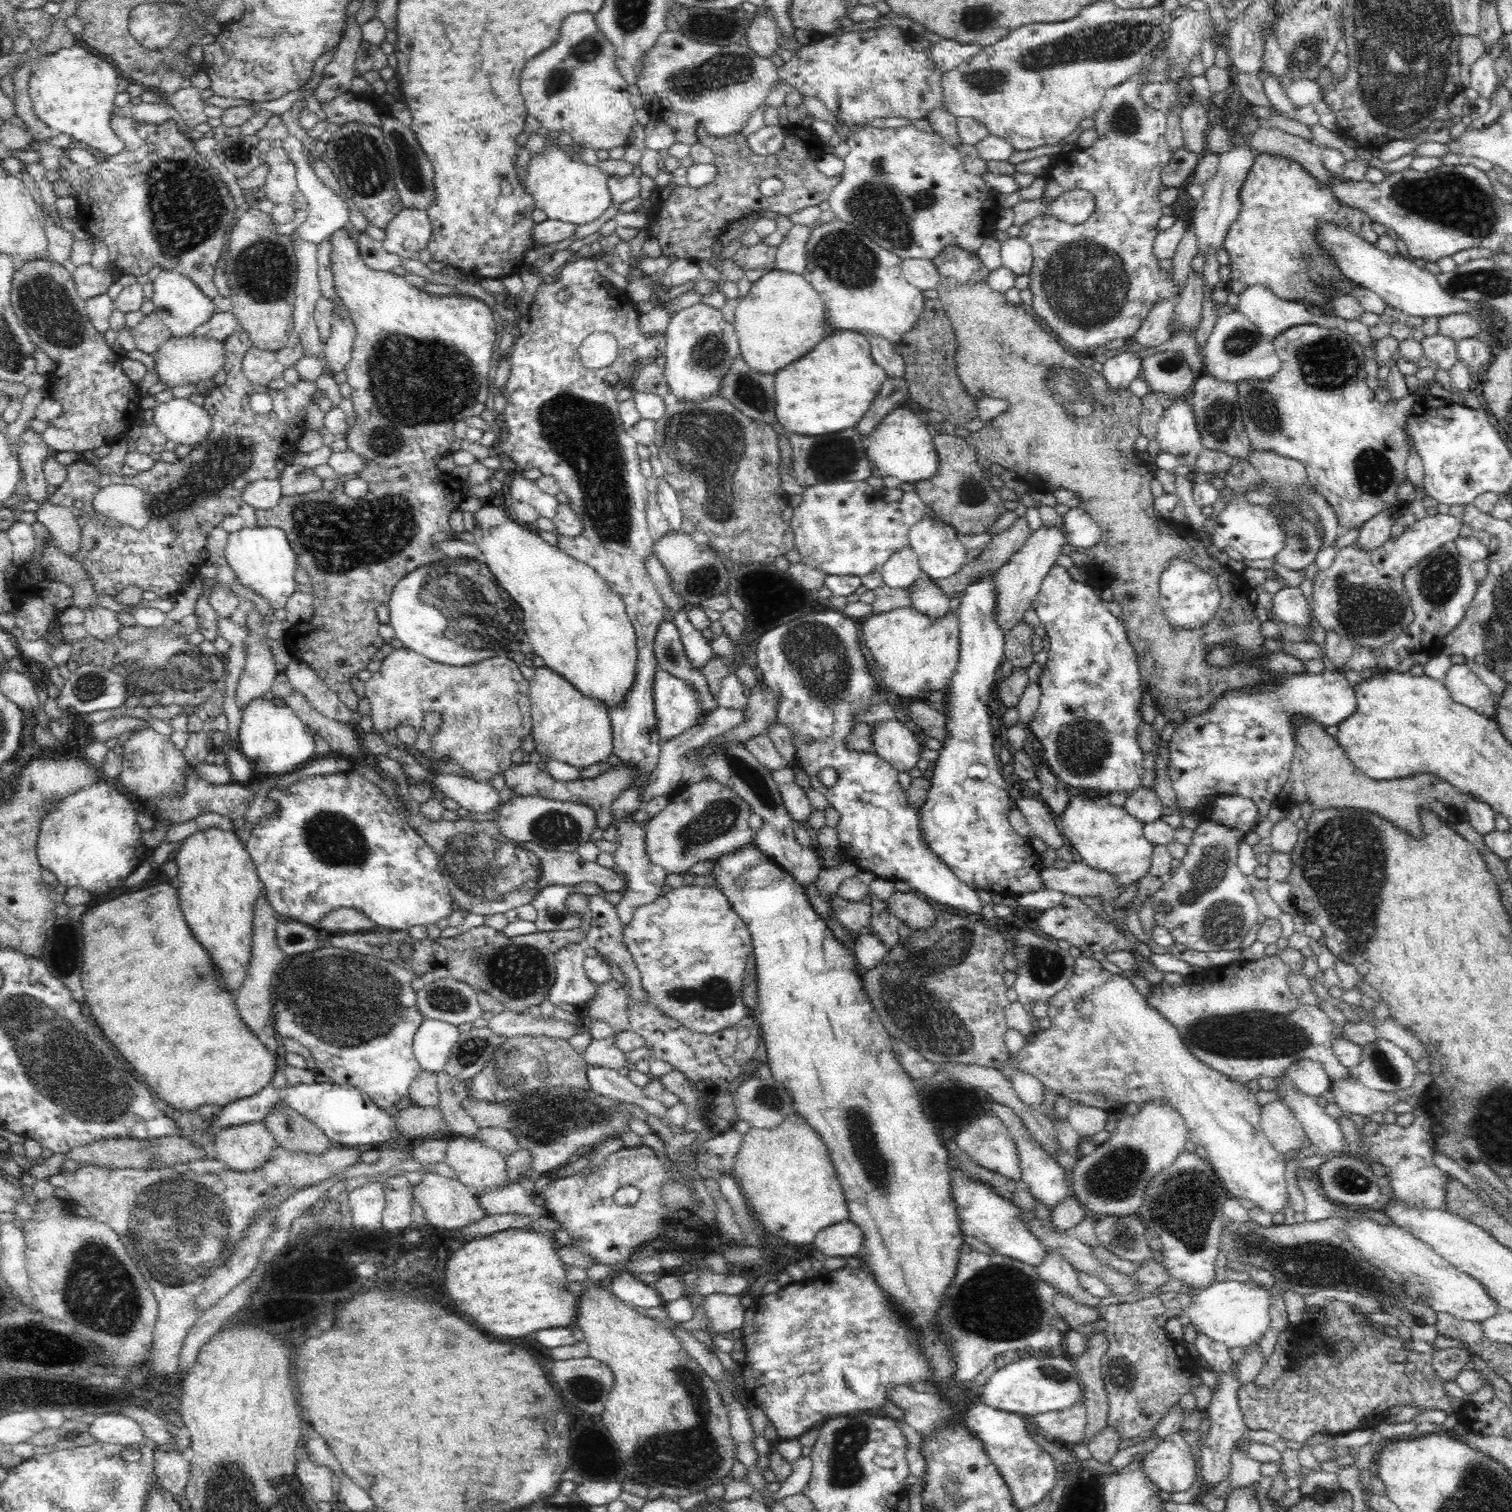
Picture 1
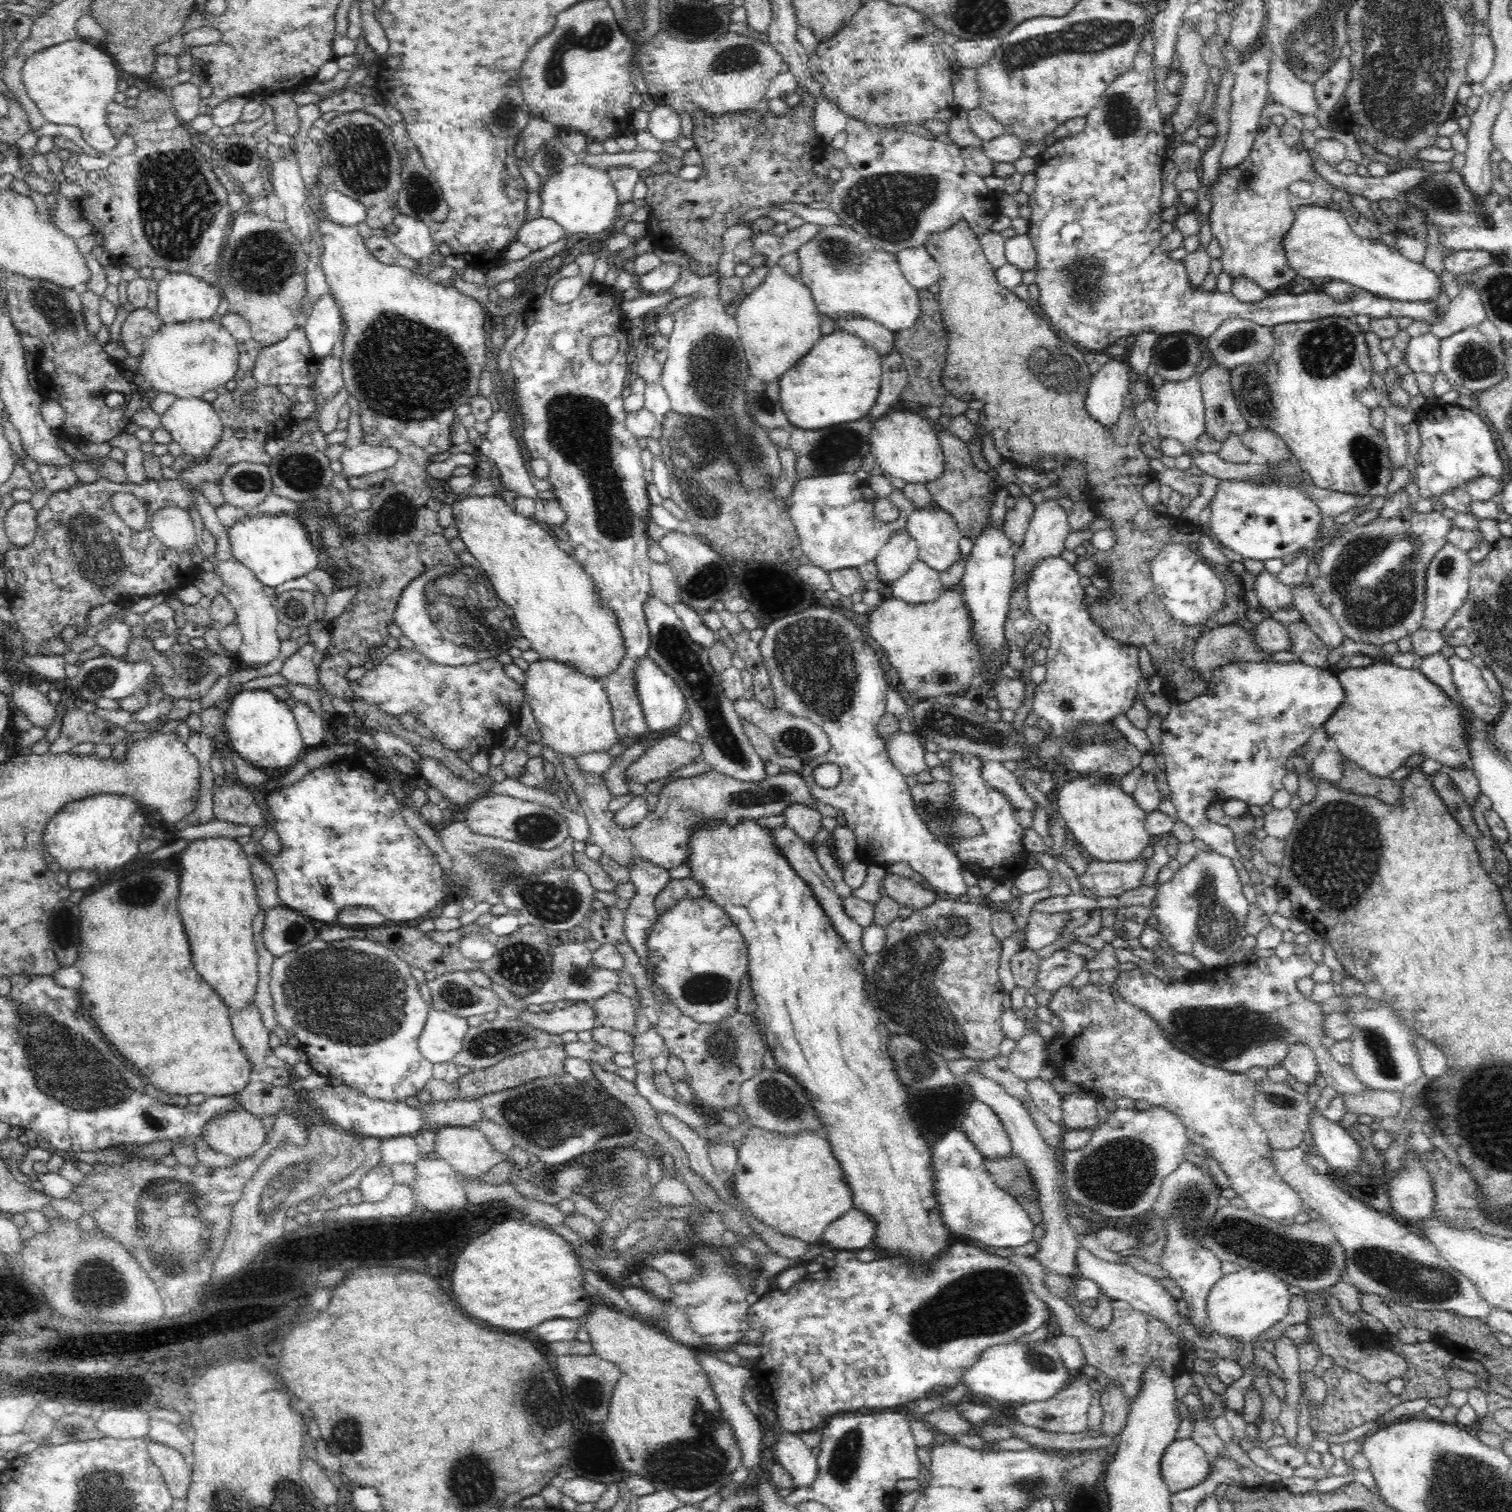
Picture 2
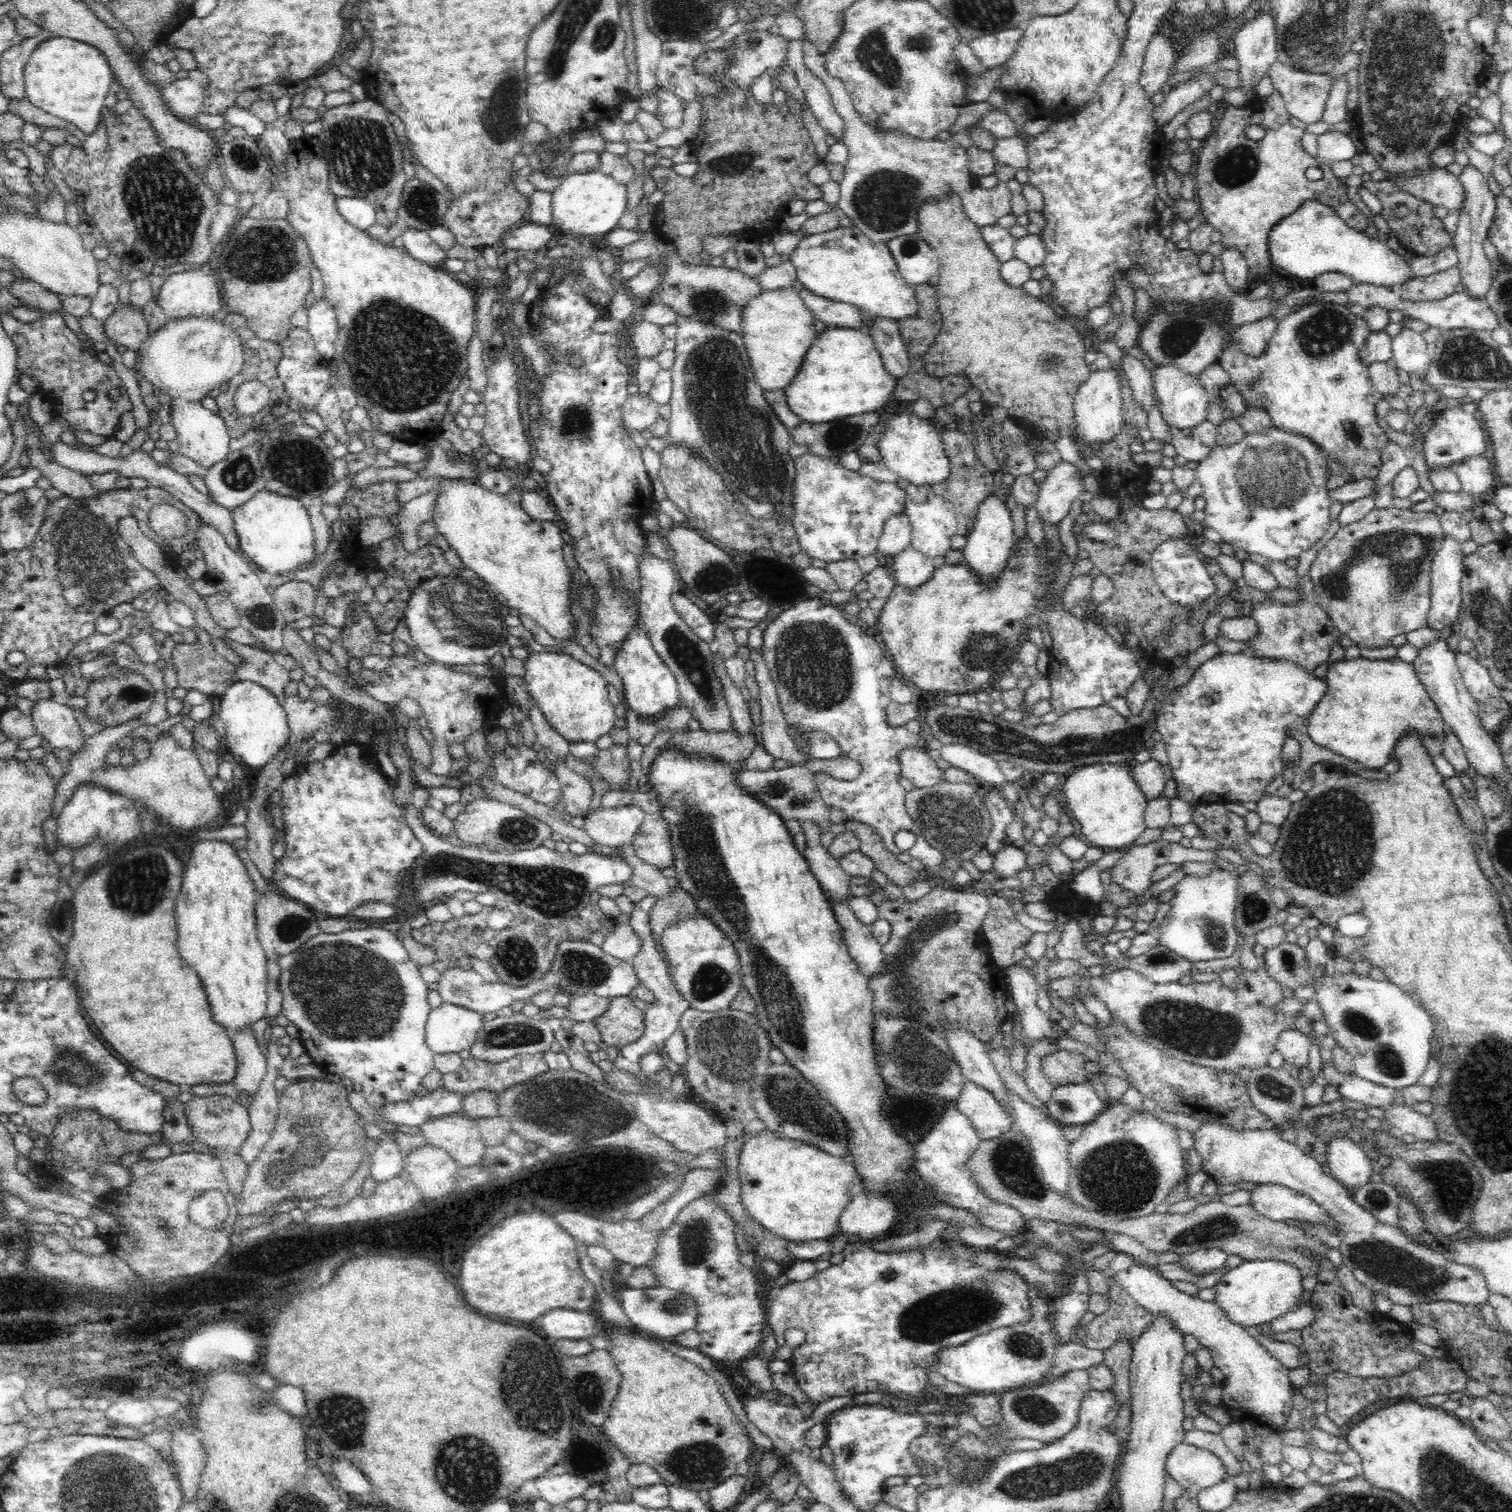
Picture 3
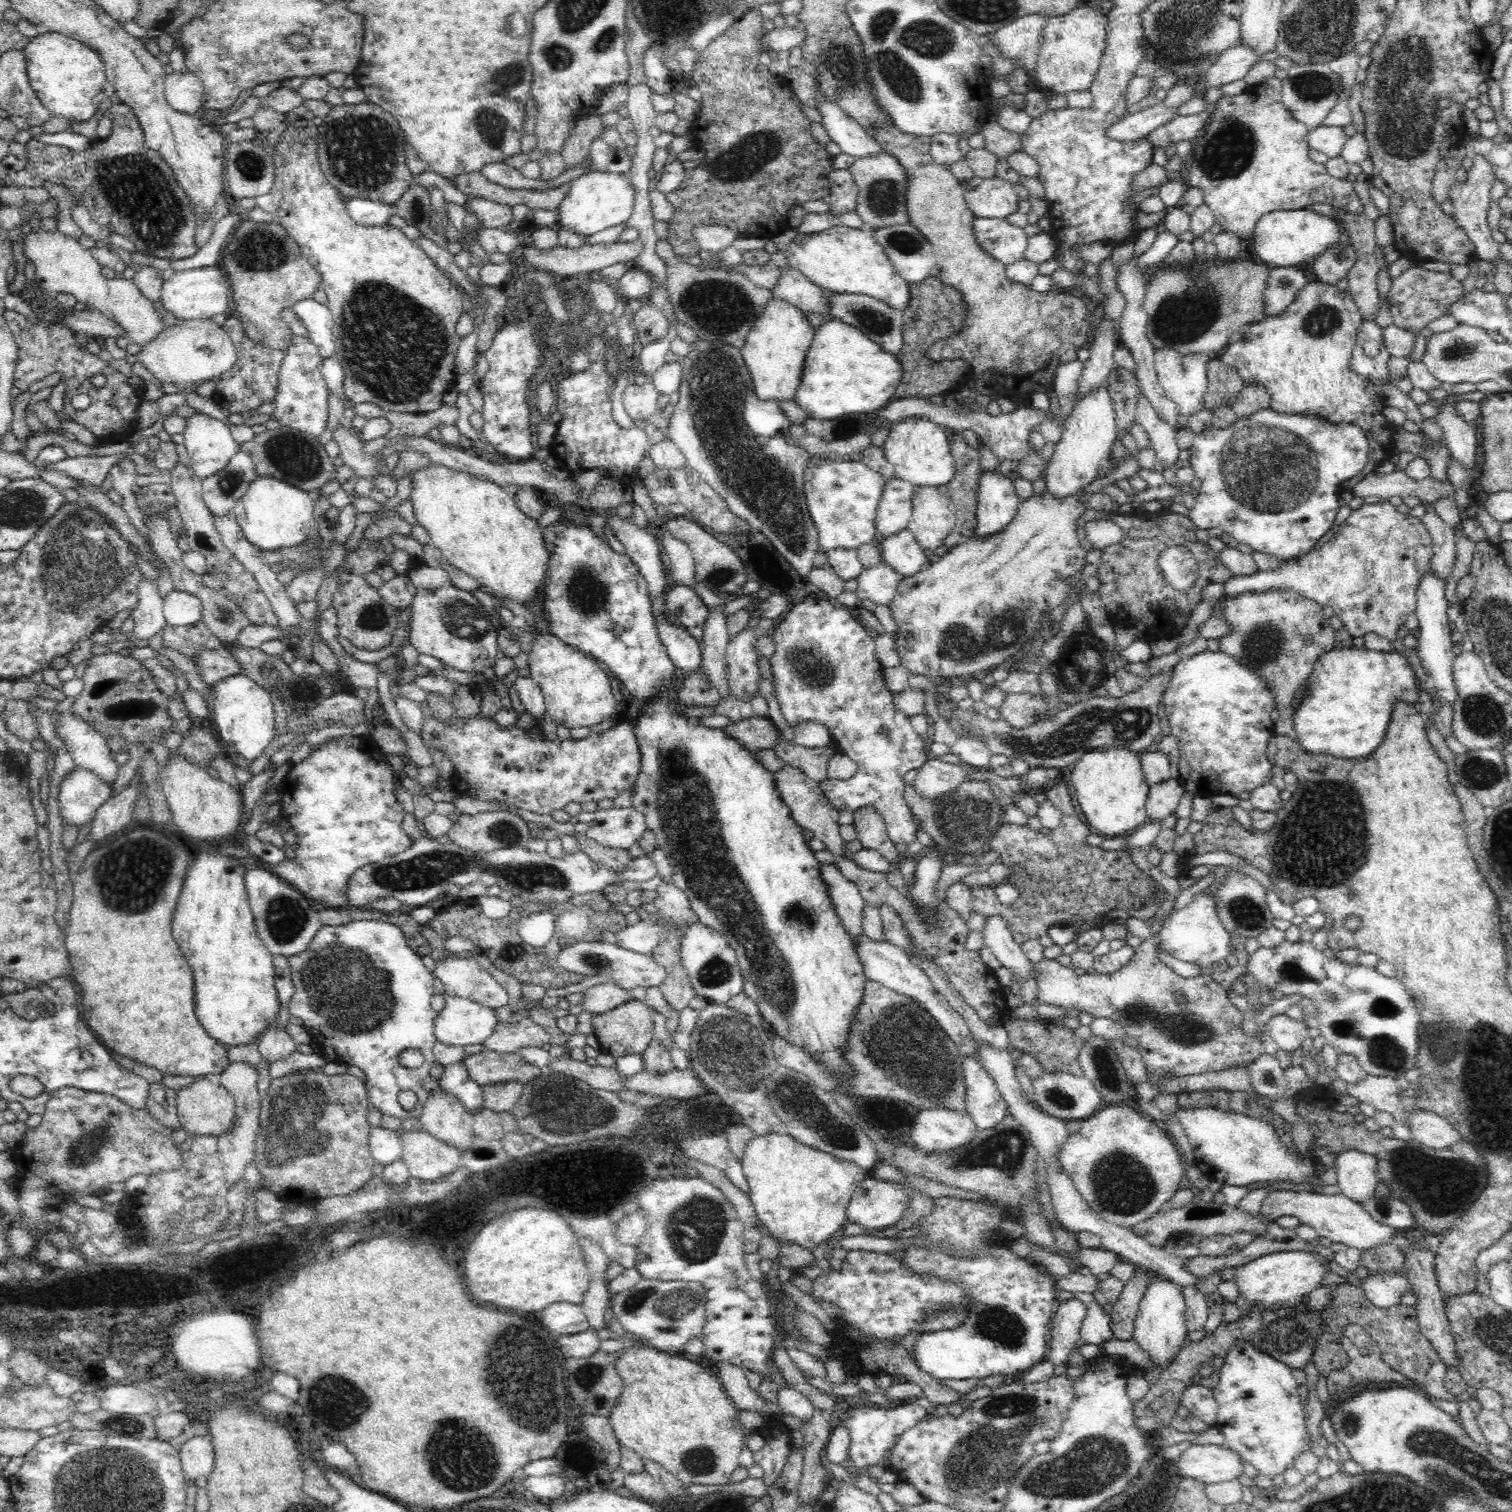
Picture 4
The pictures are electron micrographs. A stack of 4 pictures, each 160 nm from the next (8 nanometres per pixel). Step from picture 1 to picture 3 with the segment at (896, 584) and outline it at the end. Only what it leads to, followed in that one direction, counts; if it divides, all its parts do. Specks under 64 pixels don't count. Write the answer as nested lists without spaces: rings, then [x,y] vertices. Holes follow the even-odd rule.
[[[900,512],[898,516],[890,516],[888,520],[886,520],[886,524],[884,524],[883,534],[877,544],[877,549],[881,551],[881,553],[885,553],[886,555],[892,556],[892,559],[888,560],[889,562],[893,560],[893,558],[905,547],[911,544],[912,536],[911,536],[911,525],[908,519],[908,516],[905,512]]]

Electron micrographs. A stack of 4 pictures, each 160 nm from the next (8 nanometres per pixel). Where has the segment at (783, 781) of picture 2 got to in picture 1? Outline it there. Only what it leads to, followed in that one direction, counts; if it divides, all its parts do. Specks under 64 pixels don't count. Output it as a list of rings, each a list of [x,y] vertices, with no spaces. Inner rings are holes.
[[[706,776],[700,782],[691,785],[686,784],[673,793],[672,800],[660,814],[650,818],[646,823],[647,857],[650,862],[664,867],[669,873],[686,873],[696,862],[714,860],[716,857],[740,849],[748,841],[752,841],[754,832],[749,825],[750,814],[752,813],[752,807],[743,798],[740,798],[734,793],[734,790],[716,779]]]

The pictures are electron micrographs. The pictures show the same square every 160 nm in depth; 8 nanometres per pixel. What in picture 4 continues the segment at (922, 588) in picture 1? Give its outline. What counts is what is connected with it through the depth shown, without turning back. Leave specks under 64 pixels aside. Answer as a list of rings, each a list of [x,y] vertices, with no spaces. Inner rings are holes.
[[[908,529],[879,539],[878,543],[883,560],[904,578],[920,572],[931,561],[924,555],[924,548]]]

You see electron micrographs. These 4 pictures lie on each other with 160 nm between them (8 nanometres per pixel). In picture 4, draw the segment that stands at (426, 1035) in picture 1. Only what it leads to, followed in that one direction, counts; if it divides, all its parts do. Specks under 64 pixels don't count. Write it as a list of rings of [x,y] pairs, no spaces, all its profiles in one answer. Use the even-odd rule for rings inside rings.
[[[444,995],[446,1007],[434,1018],[436,1042],[468,1046],[482,1044],[498,1026],[496,1012],[472,1000]]]

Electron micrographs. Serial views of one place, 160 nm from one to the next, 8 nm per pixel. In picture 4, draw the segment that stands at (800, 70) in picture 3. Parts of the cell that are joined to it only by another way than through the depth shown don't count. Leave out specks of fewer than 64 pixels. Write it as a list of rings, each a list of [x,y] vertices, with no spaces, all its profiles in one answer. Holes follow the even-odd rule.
[[[817,89],[818,103],[816,109],[822,115],[822,124],[827,130],[832,141],[836,142],[842,149],[842,152],[862,158],[862,156],[876,156],[882,152],[879,142],[872,138],[862,125],[854,118],[847,116],[842,109],[819,92]]]

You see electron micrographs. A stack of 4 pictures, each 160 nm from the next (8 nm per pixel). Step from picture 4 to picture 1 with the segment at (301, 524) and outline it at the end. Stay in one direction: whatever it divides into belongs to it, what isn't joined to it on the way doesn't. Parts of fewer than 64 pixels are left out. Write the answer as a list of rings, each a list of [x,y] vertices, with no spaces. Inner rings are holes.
[[[257,525],[256,528],[244,527],[238,532],[232,532],[227,539],[224,558],[235,572],[235,582],[266,598],[271,605],[270,613],[285,610],[288,598],[295,592],[294,574],[299,564],[298,555],[294,553],[294,548],[282,528],[261,528]]]

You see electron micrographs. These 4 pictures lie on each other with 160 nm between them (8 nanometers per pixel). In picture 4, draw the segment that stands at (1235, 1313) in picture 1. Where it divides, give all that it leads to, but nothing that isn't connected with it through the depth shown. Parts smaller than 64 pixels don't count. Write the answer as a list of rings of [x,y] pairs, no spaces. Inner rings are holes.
[[[1314,1251],[1273,1252],[1238,1267],[1234,1279],[1246,1302],[1258,1303],[1264,1309],[1274,1310],[1300,1305],[1306,1294],[1320,1287],[1322,1278],[1330,1272],[1328,1264],[1330,1261],[1324,1260],[1320,1253]]]

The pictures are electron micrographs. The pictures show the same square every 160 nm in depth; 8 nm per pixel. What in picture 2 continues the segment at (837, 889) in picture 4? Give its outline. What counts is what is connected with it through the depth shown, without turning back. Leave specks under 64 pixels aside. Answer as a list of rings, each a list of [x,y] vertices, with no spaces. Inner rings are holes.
[[[792,804],[782,812],[785,825],[796,831],[796,834],[814,851],[818,843],[814,842],[814,836],[822,829],[822,815],[817,809],[803,804]]]

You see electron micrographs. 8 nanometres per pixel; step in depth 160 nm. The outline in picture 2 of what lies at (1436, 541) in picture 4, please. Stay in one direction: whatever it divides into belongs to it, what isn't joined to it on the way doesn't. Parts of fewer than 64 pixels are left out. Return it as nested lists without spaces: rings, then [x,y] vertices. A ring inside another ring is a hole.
[[[1450,541],[1435,554],[1426,570],[1425,619],[1422,620],[1420,627],[1430,631],[1441,631],[1446,626],[1467,598],[1472,565],[1473,562],[1470,561],[1467,552],[1454,546]]]

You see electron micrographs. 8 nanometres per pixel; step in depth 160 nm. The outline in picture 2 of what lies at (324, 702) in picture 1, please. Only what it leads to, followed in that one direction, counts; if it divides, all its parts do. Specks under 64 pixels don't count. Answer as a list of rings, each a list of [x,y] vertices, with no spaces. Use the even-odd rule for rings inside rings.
[[[313,643],[304,644],[296,653],[287,658],[282,665],[280,674],[290,683],[298,683],[317,690],[319,683],[317,666],[312,663],[316,648]]]

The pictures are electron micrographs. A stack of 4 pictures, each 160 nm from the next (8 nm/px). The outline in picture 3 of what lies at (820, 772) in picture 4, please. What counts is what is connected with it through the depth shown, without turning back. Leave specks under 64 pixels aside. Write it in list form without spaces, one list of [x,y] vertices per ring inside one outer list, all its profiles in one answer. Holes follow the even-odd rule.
[[[746,646],[750,652],[750,658],[755,665],[755,679],[759,686],[759,702],[761,704],[761,726],[762,726],[762,744],[763,747],[772,755],[774,758],[780,760],[786,760],[786,762],[792,762],[793,765],[802,765],[802,762],[808,762],[810,755],[800,751],[796,747],[795,739],[789,734],[788,728],[786,728],[787,722],[785,721],[780,703],[779,696],[777,693],[776,683],[772,680],[768,665],[764,660],[764,657],[759,652]]]

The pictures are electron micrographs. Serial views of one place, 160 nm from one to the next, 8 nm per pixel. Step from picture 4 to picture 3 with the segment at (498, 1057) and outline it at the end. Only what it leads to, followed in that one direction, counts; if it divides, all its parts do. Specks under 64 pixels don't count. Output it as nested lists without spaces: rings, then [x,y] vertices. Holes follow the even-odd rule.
[[[541,1049],[534,1055],[518,1055],[500,1064],[492,1064],[470,1056],[462,1062],[462,1066],[458,1070],[443,1075],[442,1087],[450,1089],[452,1092],[462,1093],[462,1095],[469,1095],[479,1090],[490,1090],[500,1093],[506,1088],[535,1079],[536,1076],[540,1076],[548,1070],[549,1067],[546,1065],[546,1060],[543,1059],[543,1050]]]

